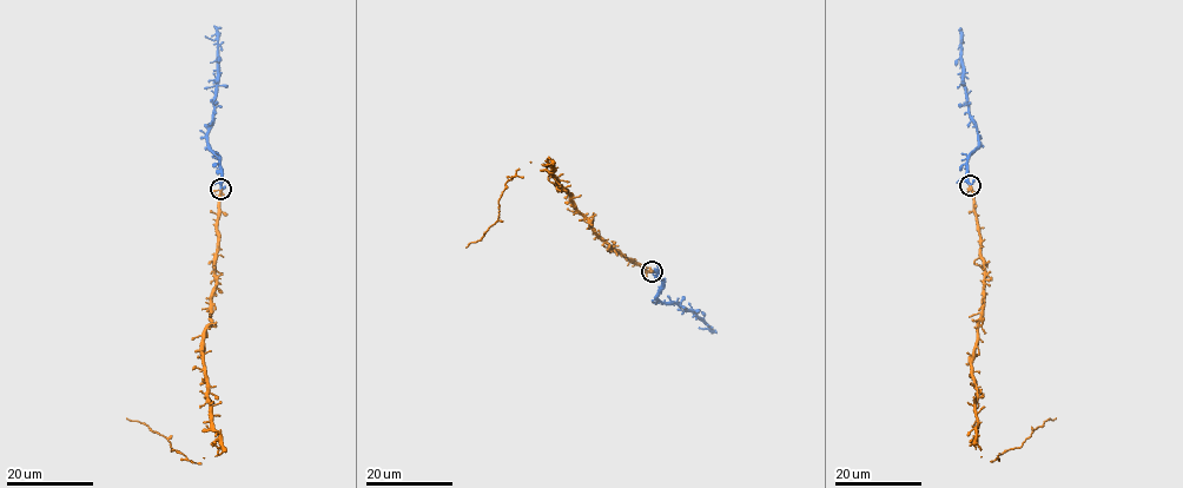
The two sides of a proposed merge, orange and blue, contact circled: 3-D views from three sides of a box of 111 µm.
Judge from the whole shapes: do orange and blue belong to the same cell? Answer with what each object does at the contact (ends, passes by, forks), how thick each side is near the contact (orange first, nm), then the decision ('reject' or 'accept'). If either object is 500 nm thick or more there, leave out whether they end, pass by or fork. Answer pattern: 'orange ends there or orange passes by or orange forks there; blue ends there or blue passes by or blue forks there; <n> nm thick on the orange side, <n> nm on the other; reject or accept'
orange passes by; blue passes by; 320 nm thick on the orange side, 320 nm on the other; accept

